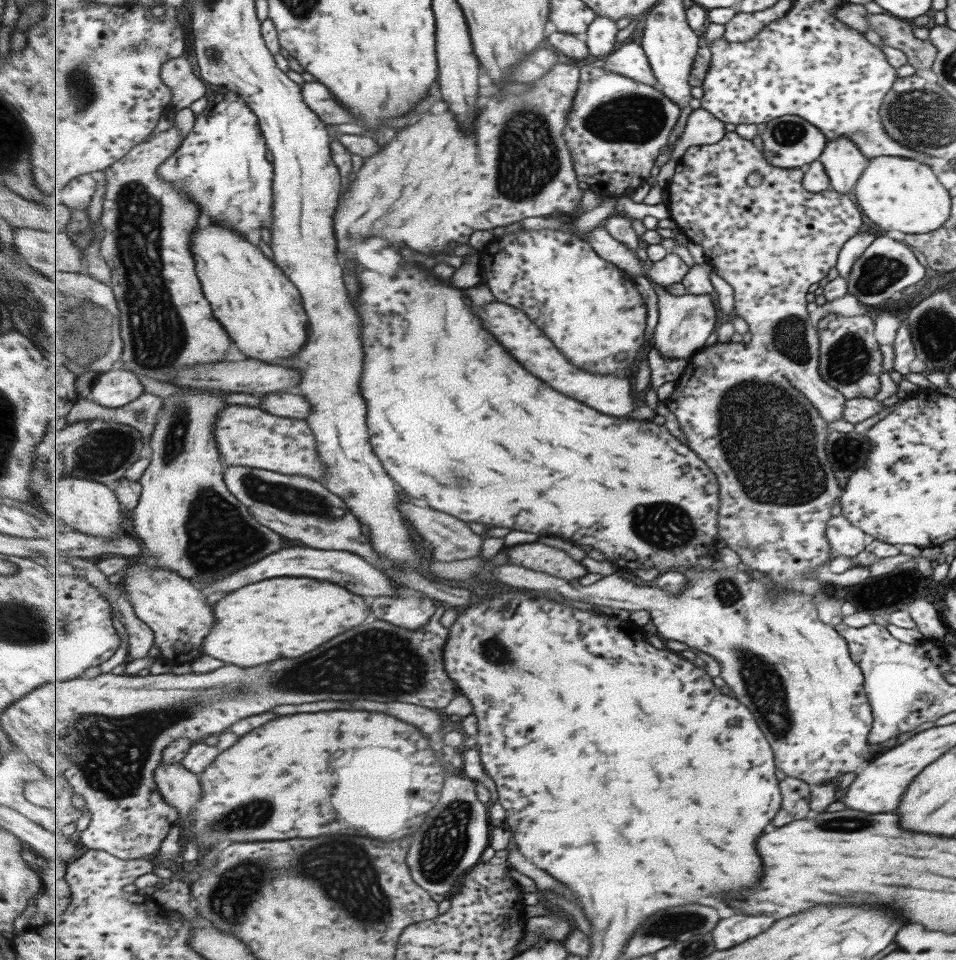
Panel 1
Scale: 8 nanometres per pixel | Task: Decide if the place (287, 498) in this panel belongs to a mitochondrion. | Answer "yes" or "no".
yes

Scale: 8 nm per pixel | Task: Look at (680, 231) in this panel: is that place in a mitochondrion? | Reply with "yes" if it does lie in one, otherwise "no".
no

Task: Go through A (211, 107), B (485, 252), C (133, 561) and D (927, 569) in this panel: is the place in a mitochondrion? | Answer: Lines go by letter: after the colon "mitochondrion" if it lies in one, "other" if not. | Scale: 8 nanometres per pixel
A: other
B: other
C: other
D: other

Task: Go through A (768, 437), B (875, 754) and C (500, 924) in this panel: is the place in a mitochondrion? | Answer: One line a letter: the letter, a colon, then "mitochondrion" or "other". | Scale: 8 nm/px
A: mitochondrion
B: other
C: other

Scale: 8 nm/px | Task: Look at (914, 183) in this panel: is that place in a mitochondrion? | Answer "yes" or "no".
no

